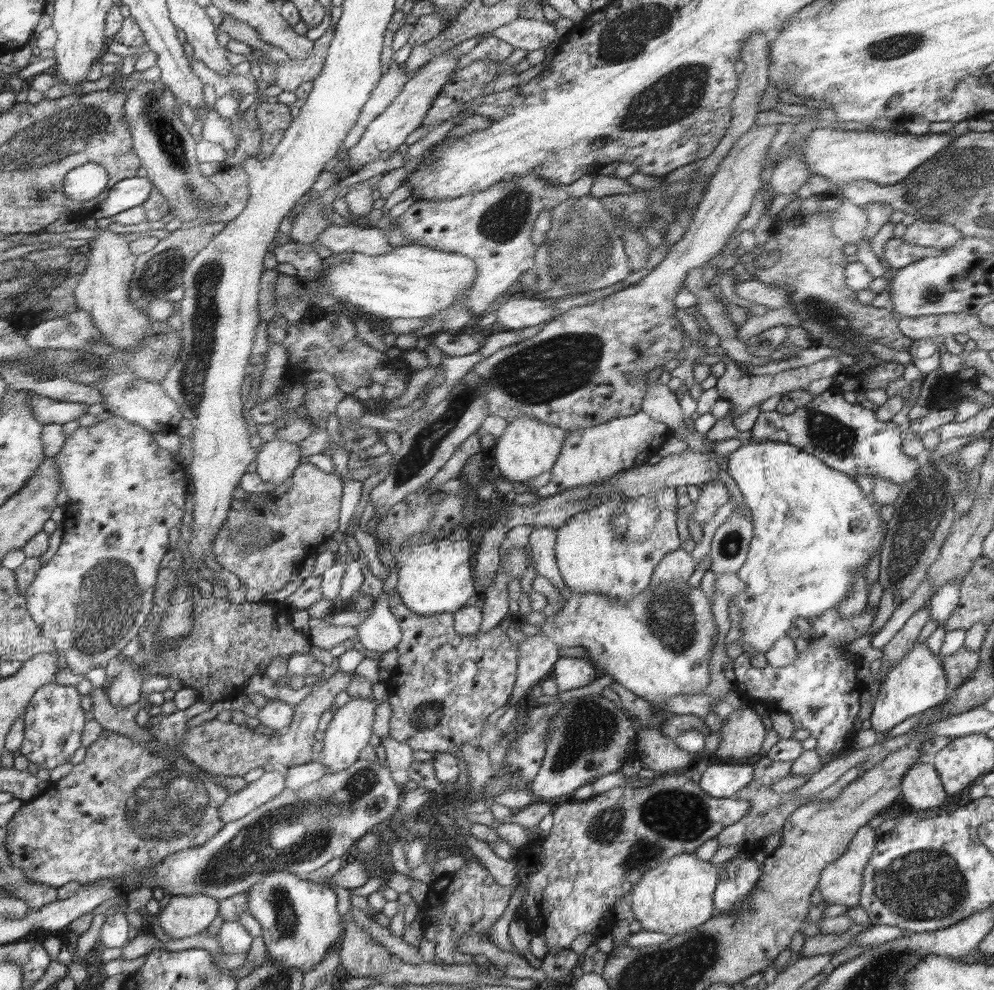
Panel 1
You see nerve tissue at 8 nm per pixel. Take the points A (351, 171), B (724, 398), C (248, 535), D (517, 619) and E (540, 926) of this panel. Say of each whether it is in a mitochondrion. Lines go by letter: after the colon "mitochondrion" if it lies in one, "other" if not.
A: other
B: other
C: mitochondrion
D: other
E: other

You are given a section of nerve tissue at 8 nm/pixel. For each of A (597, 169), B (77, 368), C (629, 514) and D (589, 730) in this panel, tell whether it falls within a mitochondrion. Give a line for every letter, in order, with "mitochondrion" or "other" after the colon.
A: other
B: mitochondrion
C: mitochondrion
D: mitochondrion

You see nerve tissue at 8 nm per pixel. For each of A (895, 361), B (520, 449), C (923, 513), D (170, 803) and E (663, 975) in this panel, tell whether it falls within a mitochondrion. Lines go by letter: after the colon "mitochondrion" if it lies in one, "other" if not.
A: other
B: other
C: mitochondrion
D: mitochondrion
E: mitochondrion

